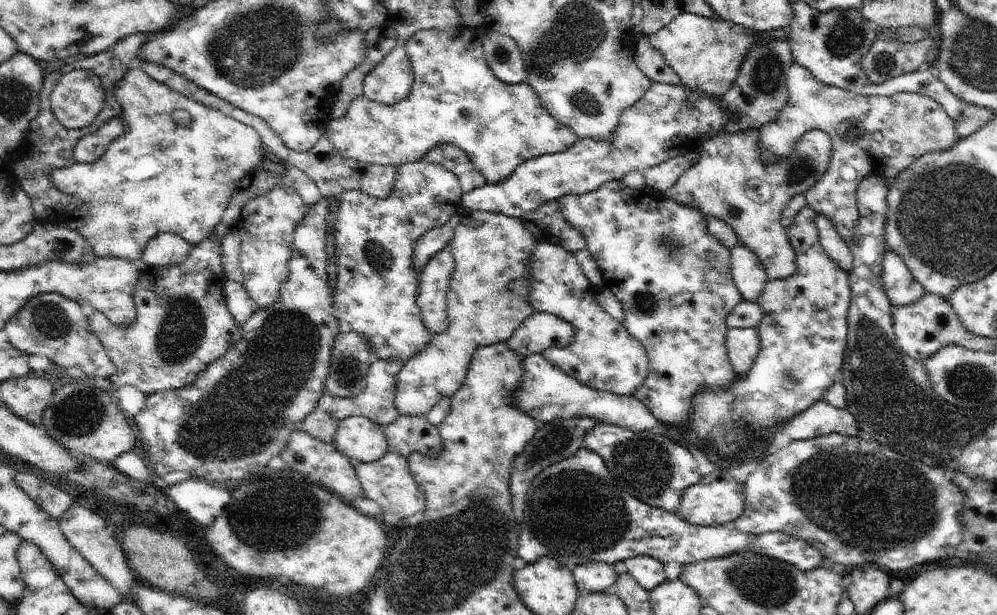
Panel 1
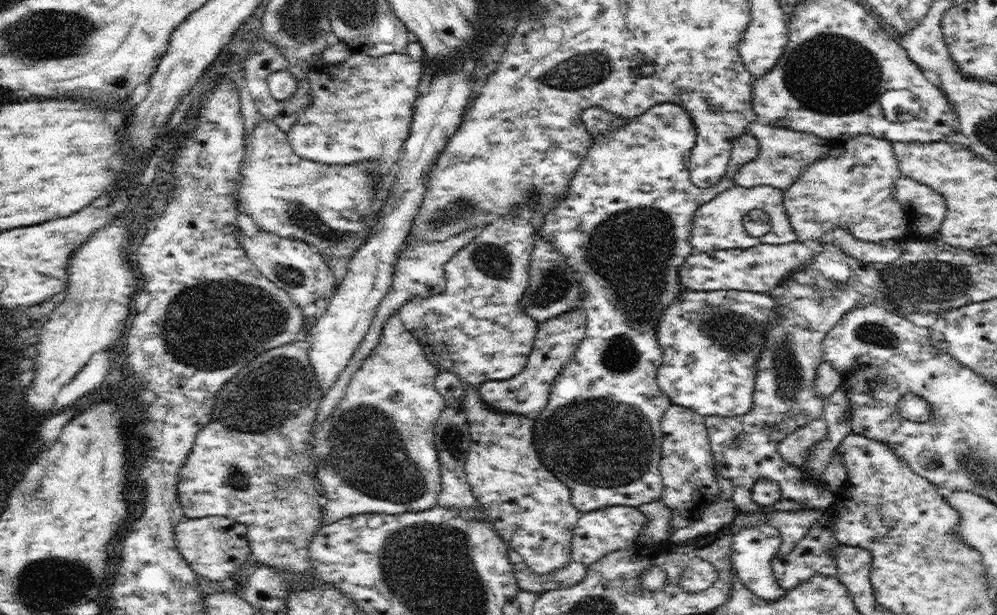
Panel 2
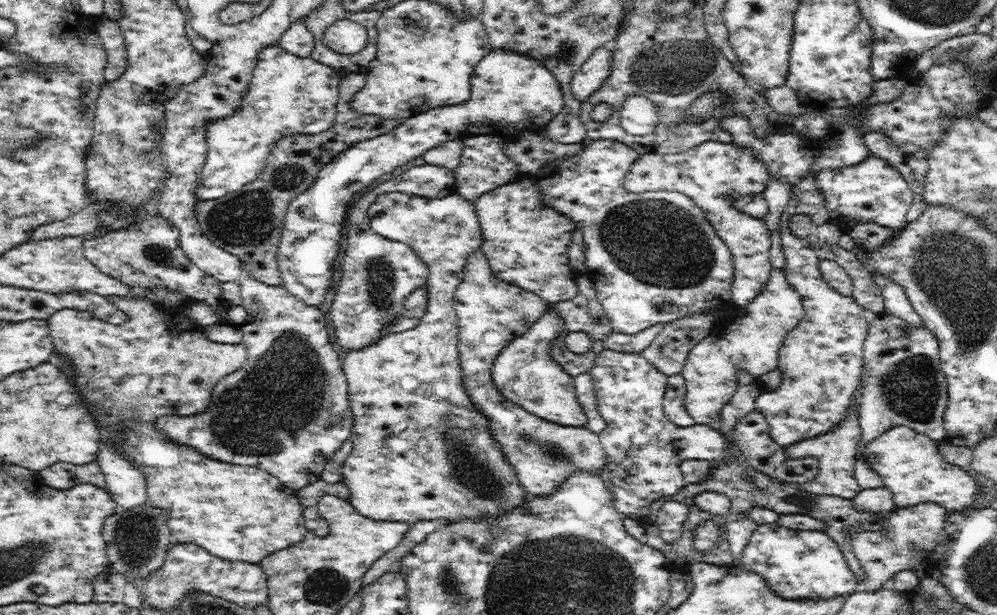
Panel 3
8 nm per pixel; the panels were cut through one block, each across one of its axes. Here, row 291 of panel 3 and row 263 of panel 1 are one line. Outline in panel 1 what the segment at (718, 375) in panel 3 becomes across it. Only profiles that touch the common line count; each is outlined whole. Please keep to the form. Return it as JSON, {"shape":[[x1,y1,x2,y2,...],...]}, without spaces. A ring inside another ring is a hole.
{"shape":[[759,128,737,132,737,134,715,134,701,150,697,162,687,168,677,182,665,192,679,204,693,206,709,220,723,220,735,230,737,244,749,246,765,266,769,282,789,278,795,272,795,250,789,244,787,230,781,226,781,212,793,196,811,190,827,172,831,162,833,142,827,132,809,130,805,132,789,156,779,160,761,160]]}

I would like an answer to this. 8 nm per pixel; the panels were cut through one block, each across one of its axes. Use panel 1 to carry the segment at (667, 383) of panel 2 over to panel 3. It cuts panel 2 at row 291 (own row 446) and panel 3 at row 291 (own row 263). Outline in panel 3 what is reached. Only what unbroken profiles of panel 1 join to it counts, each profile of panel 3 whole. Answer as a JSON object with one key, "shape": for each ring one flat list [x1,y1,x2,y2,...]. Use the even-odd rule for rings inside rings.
{"shape":[[843,126,833,130,829,136,827,150,815,158,811,170,797,182,791,192,791,200,781,214,781,248,785,256,785,278,791,288,797,290,803,302,803,318,801,322,785,336,783,346,779,350,777,368,781,370,781,384,773,392,761,392,755,400,755,412,761,412,769,426,769,436,781,448,787,448,799,440,809,440,813,436,831,432,845,416,847,408,853,402,853,392,857,390,861,372,863,372,863,344,869,330,869,314,847,296,841,296,825,280,819,272,819,258,813,248,803,240,797,240,789,232,789,218,795,214,807,214,815,226,829,222,829,210,825,202,825,194,817,186,817,174,821,170,839,170,861,164,869,158,869,150,861,140,861,132,855,126]]}

